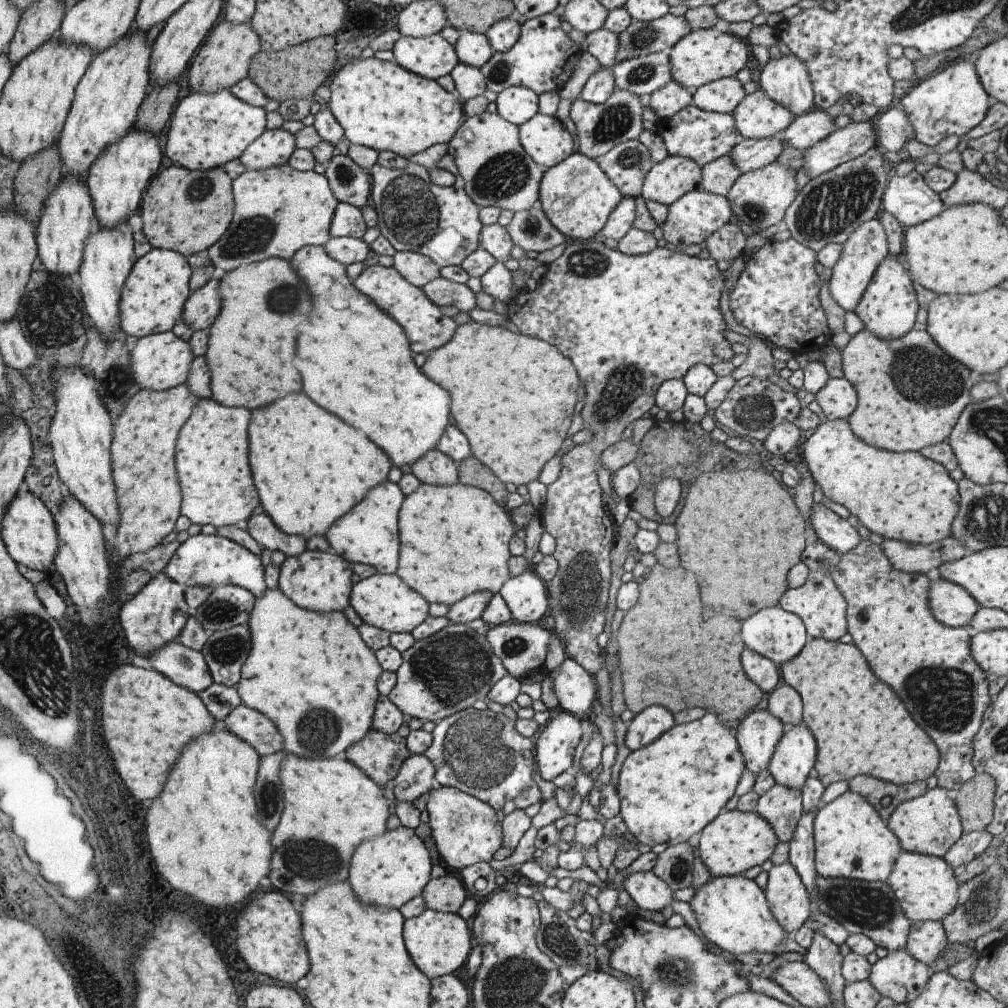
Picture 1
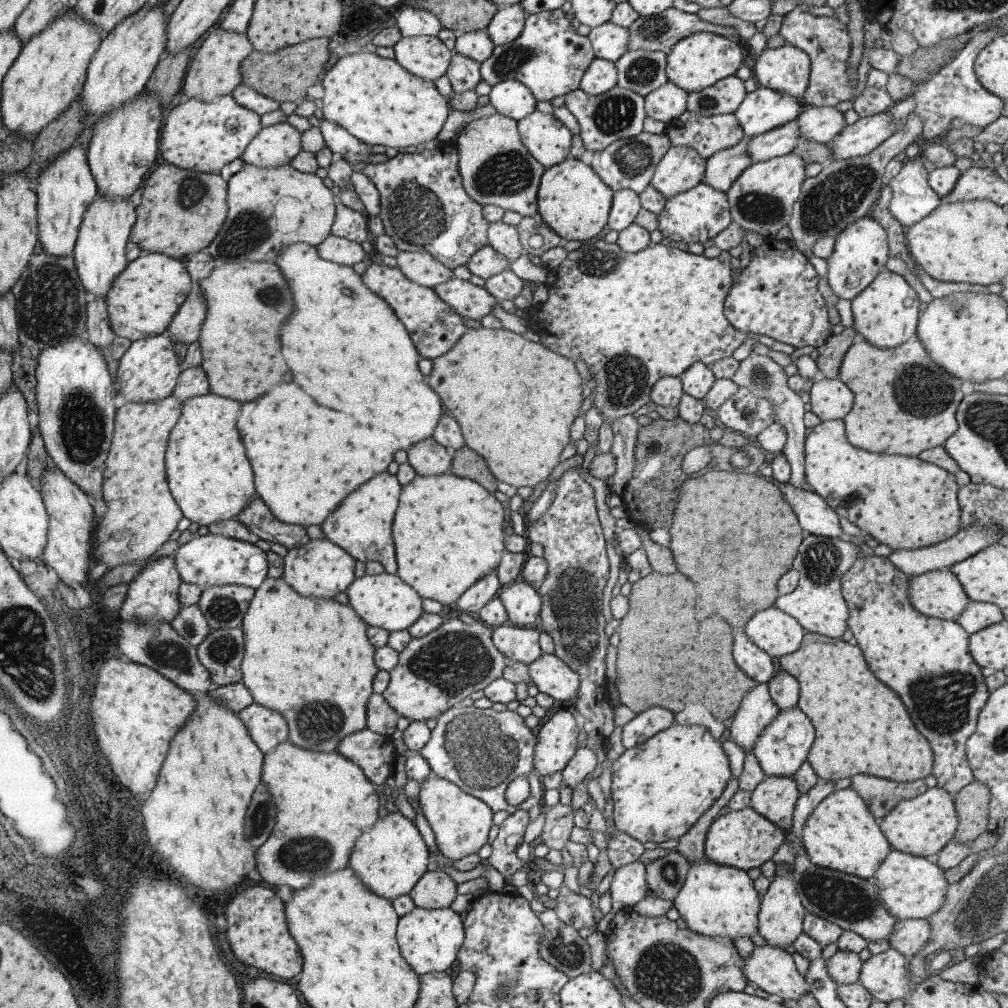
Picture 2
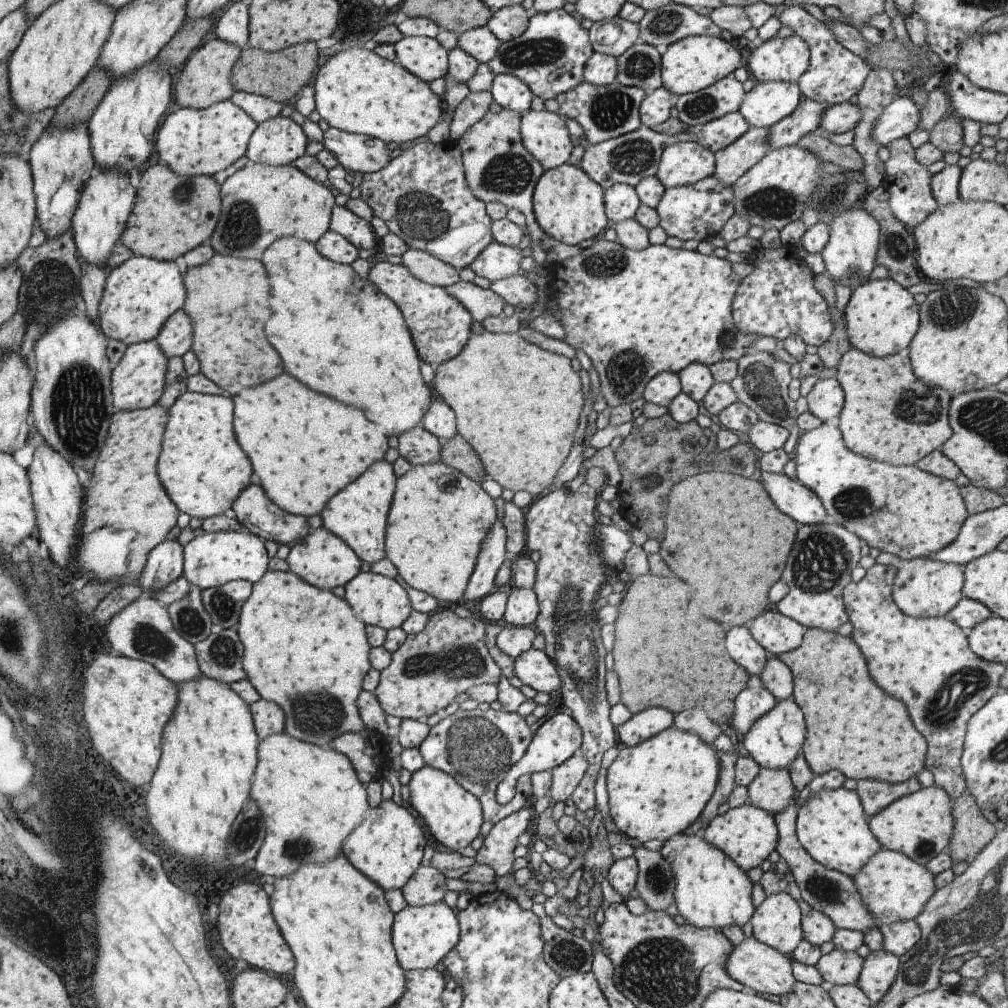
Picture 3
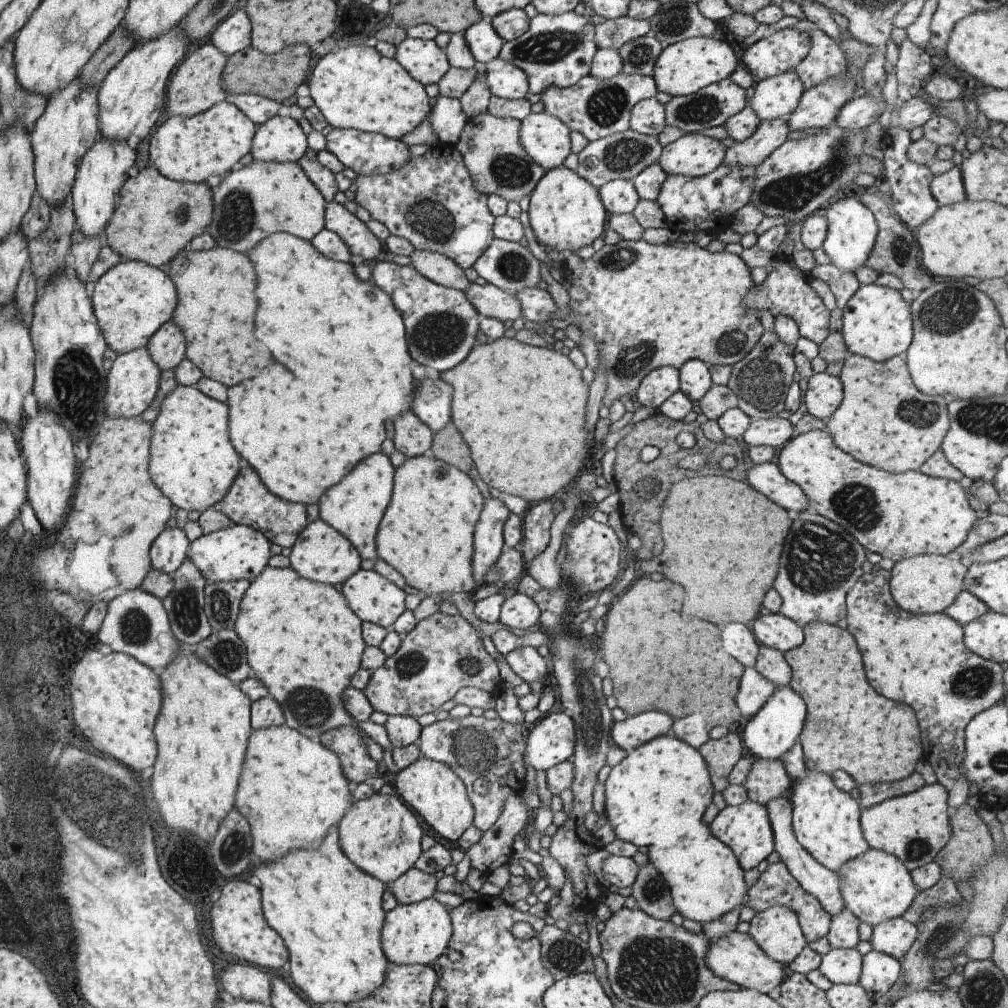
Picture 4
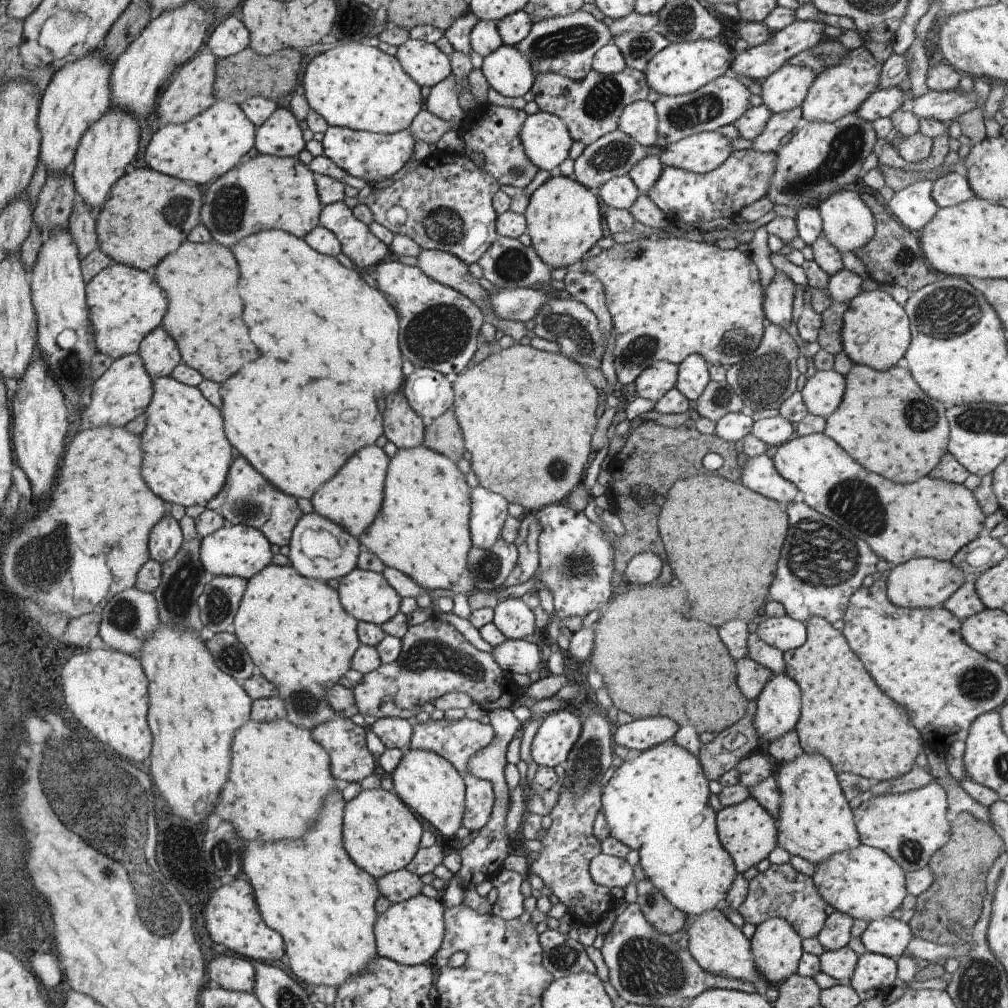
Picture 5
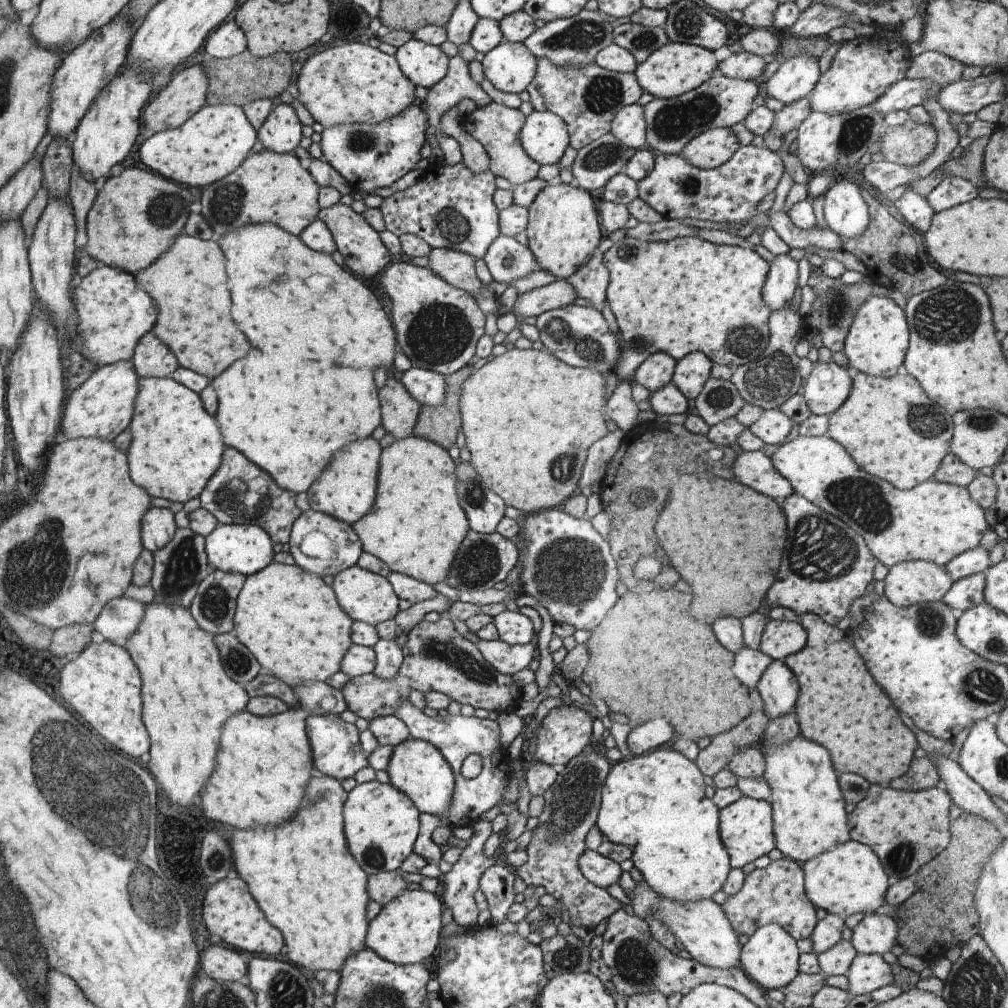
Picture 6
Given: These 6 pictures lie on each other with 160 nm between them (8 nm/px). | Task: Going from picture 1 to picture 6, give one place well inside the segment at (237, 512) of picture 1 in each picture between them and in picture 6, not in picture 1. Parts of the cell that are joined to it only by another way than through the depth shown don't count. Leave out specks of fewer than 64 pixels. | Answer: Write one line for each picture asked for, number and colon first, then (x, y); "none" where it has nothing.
2: (210, 476)
3: (204, 470)
4: (193, 462)
5: (187, 455)
6: (176, 446)

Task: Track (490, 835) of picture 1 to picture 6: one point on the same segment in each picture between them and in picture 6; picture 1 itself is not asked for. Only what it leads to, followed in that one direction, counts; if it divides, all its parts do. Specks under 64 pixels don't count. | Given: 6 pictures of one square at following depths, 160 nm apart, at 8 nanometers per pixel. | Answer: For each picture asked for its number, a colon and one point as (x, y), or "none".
2: (460, 821)
3: (454, 815)
4: (432, 789)
5: (428, 783)
6: (417, 768)

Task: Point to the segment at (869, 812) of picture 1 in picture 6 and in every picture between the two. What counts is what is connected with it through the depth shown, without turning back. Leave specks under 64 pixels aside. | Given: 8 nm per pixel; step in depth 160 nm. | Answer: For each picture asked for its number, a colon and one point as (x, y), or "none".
2: (841, 834)
3: (831, 825)
4: (826, 821)
5: (815, 821)
6: (809, 810)

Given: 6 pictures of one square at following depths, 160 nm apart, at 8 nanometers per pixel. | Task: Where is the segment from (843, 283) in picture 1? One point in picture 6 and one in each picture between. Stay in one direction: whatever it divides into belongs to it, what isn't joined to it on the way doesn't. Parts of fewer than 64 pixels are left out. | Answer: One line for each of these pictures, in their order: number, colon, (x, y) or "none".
2: (861, 250)
3: (850, 254)
4: (851, 227)
5: (848, 223)
6: (845, 211)

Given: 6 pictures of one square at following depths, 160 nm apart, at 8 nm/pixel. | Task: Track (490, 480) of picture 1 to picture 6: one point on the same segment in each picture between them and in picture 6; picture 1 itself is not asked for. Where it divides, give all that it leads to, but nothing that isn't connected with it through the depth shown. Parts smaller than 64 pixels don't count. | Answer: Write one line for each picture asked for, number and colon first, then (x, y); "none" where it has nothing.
2: (466, 463)
3: (456, 452)
4: (448, 445)
5: (443, 434)
6: (441, 423)

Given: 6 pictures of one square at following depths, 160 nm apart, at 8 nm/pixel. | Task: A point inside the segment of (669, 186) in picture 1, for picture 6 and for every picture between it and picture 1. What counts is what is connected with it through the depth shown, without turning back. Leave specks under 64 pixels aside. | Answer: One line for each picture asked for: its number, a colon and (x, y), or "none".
2: (681, 168)
3: (682, 163)
4: (694, 155)
5: (700, 153)
6: (712, 147)

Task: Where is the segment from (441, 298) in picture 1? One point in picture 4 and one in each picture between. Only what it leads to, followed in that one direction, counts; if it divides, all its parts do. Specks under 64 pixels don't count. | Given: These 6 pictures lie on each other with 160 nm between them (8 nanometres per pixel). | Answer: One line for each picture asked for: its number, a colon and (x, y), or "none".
2: (470, 301)
3: (482, 303)
4: (490, 301)

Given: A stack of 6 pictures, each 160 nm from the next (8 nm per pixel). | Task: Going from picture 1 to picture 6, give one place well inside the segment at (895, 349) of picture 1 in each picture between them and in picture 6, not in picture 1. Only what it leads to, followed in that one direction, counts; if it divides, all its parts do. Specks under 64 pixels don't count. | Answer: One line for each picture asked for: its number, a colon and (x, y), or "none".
2: (903, 404)
3: (888, 416)
4: (883, 420)
5: (886, 422)
6: (889, 426)

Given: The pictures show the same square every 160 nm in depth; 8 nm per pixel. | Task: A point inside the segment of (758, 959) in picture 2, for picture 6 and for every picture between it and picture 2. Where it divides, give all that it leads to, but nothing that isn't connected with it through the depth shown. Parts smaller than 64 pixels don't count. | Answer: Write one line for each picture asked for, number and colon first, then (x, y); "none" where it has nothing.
3: (754, 964)
4: (735, 957)
5: (718, 946)
6: (701, 926)

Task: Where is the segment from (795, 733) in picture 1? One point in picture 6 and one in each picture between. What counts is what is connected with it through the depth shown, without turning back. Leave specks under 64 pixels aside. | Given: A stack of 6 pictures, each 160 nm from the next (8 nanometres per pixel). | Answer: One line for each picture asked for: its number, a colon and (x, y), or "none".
2: (782, 747)
3: (773, 741)
4: (775, 728)
5: (779, 703)
6: (779, 688)

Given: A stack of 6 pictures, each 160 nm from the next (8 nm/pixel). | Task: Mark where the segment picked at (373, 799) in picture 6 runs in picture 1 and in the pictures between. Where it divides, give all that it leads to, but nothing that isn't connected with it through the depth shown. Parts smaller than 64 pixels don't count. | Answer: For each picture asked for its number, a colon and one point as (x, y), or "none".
1: (388, 870)
2: (390, 857)
3: (387, 846)
4: (380, 835)
5: (381, 834)

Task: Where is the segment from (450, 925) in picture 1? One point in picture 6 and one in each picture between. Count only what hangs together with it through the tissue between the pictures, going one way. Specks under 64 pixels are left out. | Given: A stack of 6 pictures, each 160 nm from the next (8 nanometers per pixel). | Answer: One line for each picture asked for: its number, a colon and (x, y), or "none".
2: (429, 940)
3: (422, 936)
4: (417, 933)
5: (410, 932)
6: (408, 929)

